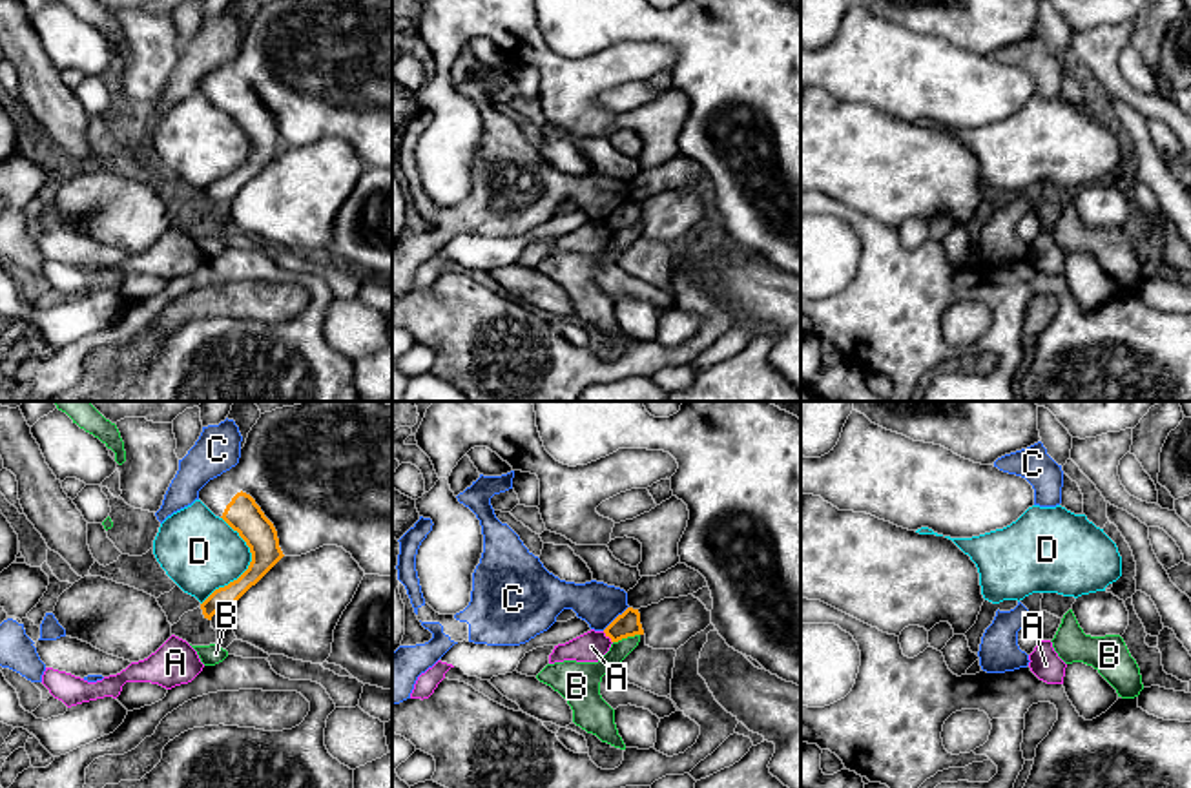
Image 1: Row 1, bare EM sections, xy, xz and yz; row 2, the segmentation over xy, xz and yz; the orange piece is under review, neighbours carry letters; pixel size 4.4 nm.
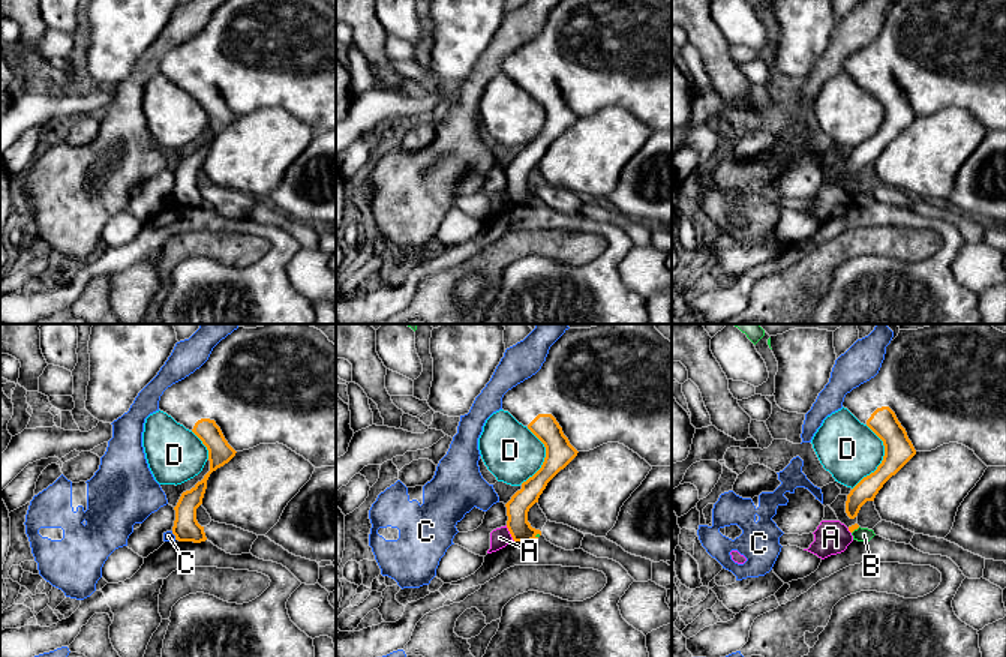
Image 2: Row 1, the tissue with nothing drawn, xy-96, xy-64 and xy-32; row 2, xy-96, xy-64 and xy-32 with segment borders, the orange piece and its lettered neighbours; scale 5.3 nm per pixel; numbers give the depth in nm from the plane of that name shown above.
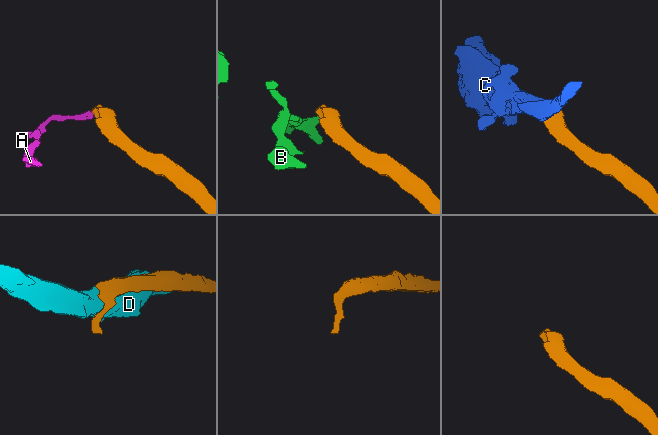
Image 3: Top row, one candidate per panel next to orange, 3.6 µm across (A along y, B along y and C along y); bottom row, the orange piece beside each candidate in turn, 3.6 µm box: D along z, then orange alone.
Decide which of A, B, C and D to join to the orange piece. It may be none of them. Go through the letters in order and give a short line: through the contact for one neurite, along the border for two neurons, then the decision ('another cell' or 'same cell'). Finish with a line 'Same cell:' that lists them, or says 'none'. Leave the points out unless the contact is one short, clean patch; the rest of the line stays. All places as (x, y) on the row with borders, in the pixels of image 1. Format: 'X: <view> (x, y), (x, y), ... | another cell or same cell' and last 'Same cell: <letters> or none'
A: xz (602, 632), (611, 642) | another cell
B: xz (639, 633), (613, 642) | another cell
C: another cell
D: another cell
Same cell: none

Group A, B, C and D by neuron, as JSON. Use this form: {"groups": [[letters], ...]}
{"groups": [["A"], ["B"], ["C"], ["D"]]}

